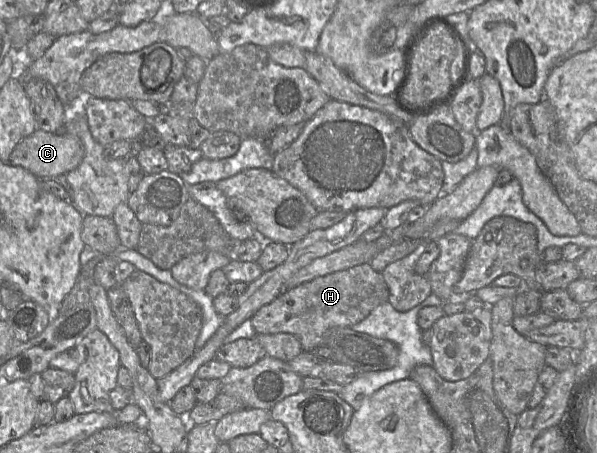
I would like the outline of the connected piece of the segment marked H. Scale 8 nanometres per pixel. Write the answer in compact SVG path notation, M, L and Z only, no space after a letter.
M362 263L348 269L316 277L280 294L270 303L261 307L251 318L257 334L291 333L295 335L304 352L312 352L322 341L324 333L332 327L351 327L380 304L388 301L389 290L382 274L375 271L370 263Z

